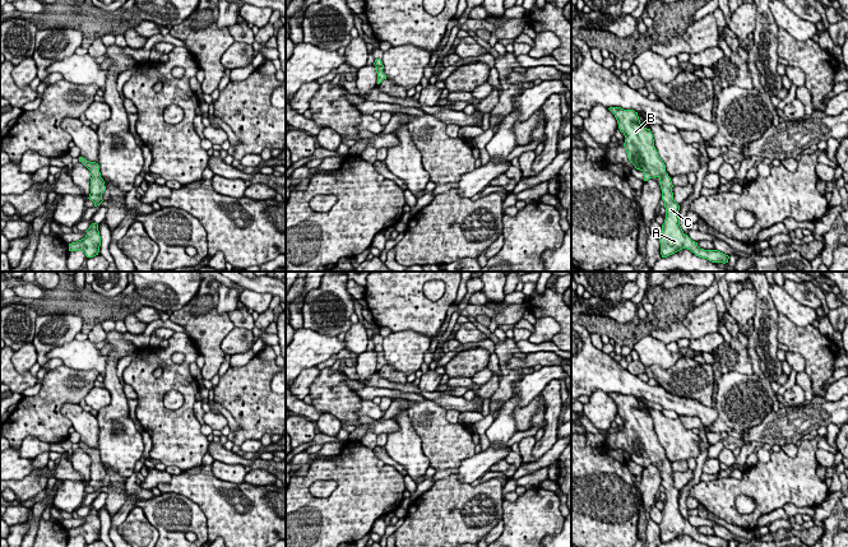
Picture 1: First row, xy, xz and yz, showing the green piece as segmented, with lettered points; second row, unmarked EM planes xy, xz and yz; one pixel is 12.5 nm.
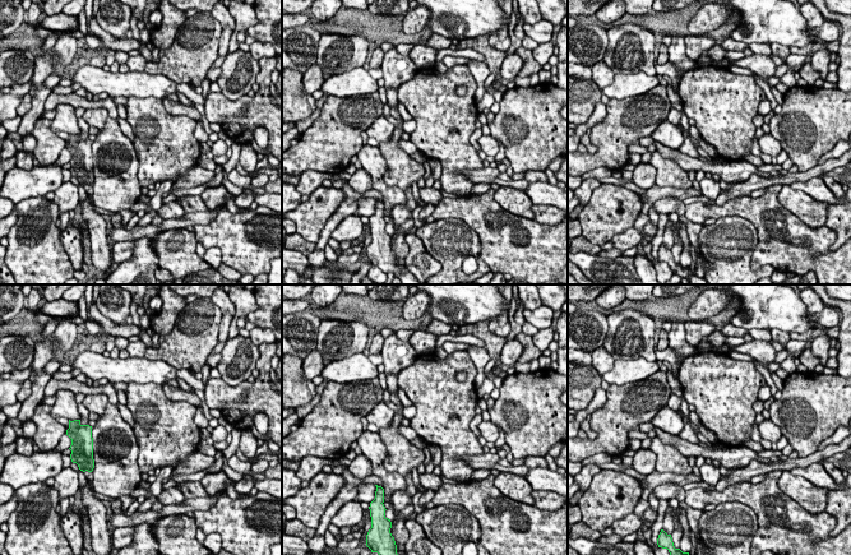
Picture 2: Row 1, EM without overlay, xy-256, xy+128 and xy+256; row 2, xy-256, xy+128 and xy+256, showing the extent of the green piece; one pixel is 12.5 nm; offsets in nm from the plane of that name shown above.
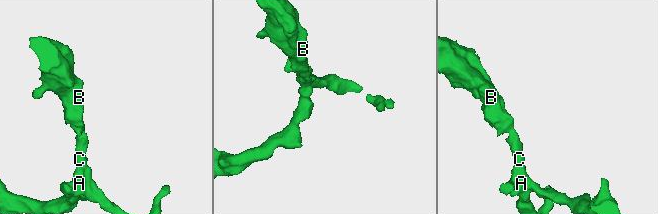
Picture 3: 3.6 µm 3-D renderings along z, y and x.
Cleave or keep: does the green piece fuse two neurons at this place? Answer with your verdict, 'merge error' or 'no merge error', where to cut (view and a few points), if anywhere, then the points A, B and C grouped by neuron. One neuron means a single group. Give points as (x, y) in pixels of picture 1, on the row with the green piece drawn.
no merge error; cut none; groups A B C

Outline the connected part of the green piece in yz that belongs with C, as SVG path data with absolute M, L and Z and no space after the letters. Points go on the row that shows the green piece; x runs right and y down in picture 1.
M621 107L608 108L616 117L620 131L625 135L624 147L629 161L644 173L644 181L658 177L662 189L662 200L666 208L666 219L659 237L661 255L667 258L682 249L712 263L728 263L729 256L718 250L704 250L684 233L680 226L680 205L673 200L672 181L666 172L666 164L658 156L650 129L640 124L638 112Z

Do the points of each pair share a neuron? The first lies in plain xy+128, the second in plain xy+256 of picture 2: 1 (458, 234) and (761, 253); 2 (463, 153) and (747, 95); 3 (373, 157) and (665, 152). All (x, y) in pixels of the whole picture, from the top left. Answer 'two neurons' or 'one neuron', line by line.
1: two neurons
2: one neuron
3: two neurons

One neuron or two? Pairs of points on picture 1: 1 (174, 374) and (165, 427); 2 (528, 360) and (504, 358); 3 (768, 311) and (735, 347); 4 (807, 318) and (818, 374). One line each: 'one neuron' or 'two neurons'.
1: one neuron
2: two neurons
3: two neurons
4: two neurons

